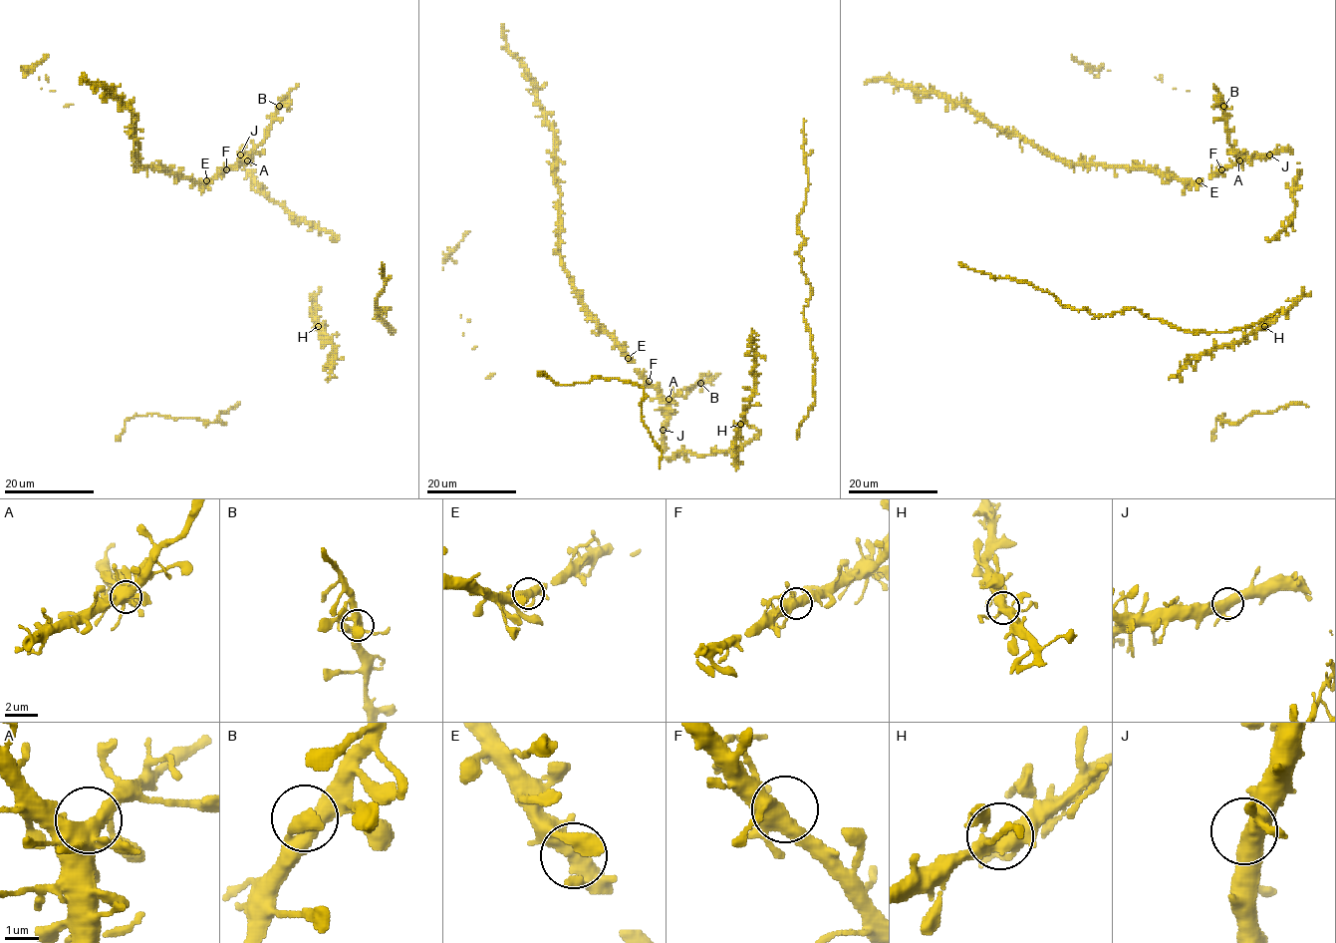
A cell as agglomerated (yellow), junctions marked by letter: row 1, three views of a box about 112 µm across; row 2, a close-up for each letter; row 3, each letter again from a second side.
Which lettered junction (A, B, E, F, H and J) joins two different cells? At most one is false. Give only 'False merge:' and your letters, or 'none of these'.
False merge: none of these

